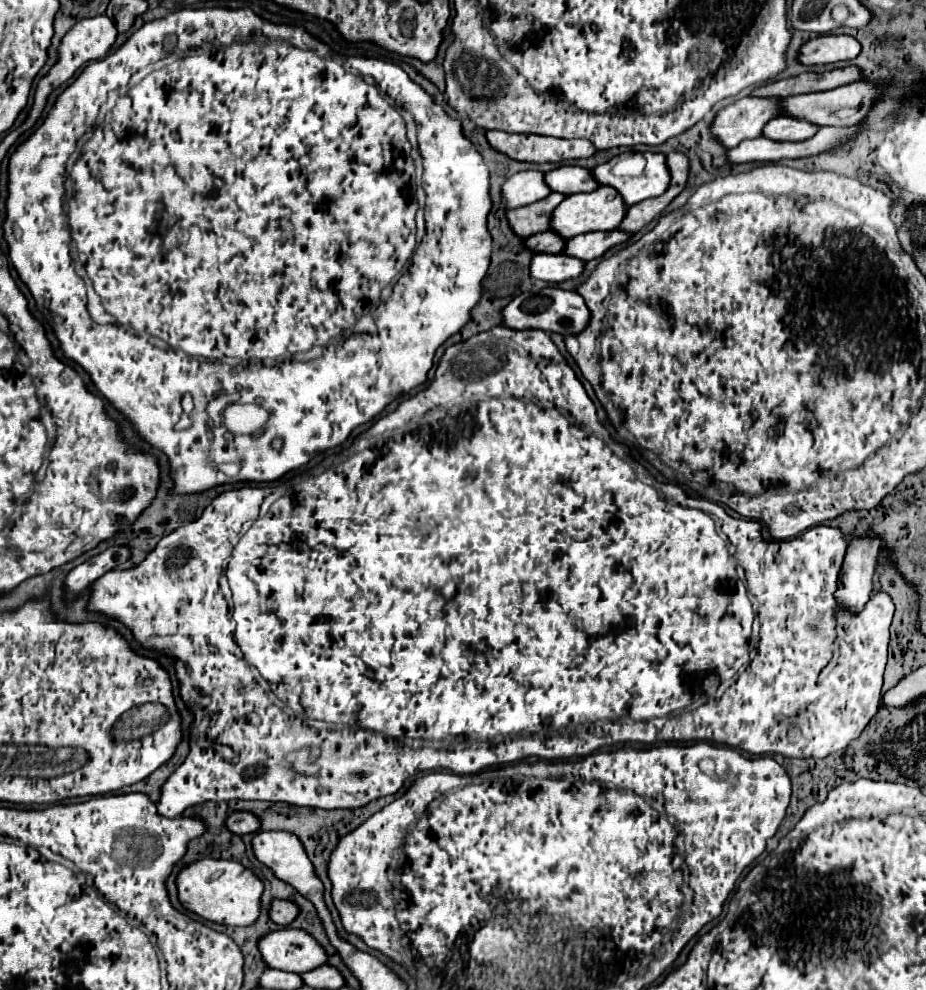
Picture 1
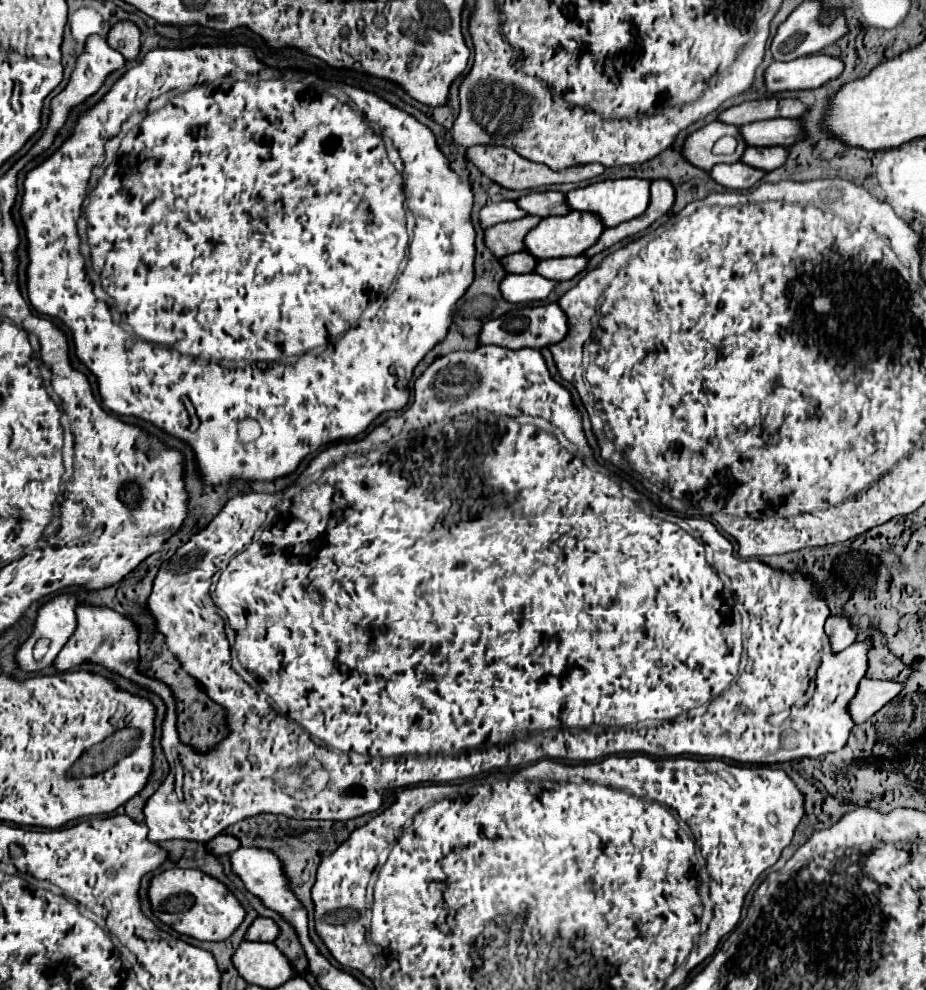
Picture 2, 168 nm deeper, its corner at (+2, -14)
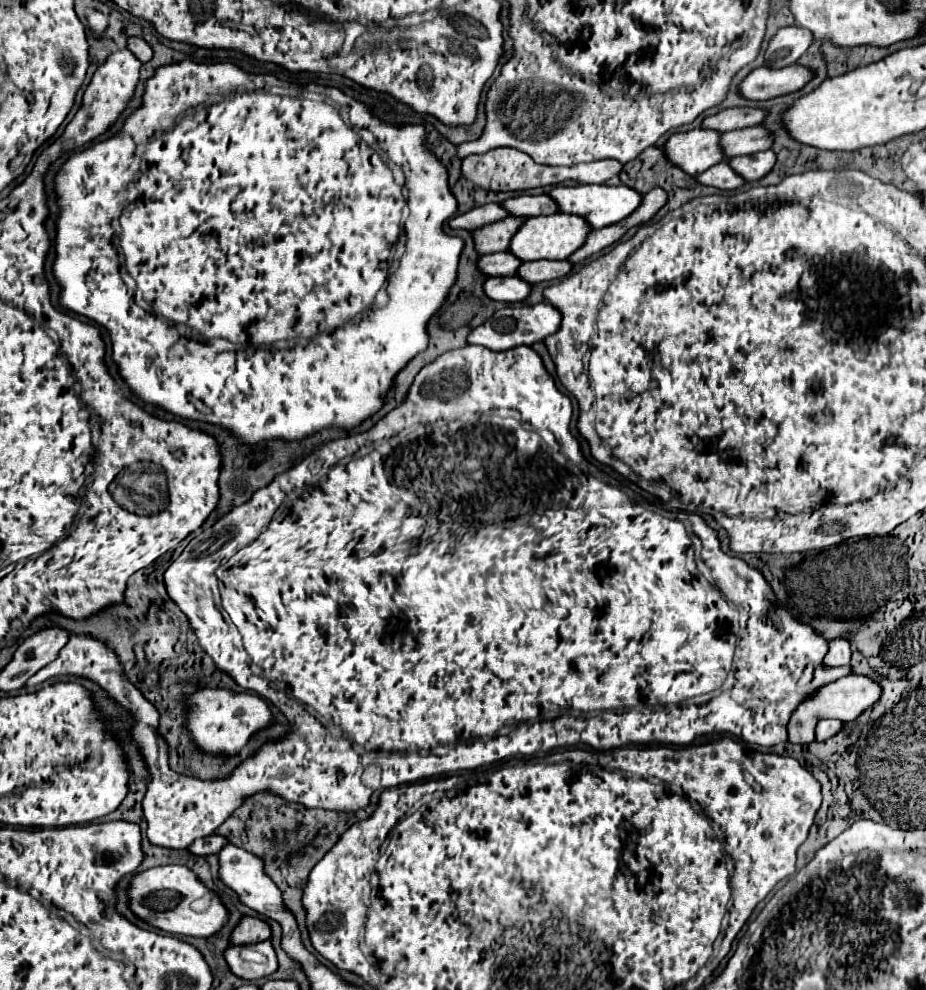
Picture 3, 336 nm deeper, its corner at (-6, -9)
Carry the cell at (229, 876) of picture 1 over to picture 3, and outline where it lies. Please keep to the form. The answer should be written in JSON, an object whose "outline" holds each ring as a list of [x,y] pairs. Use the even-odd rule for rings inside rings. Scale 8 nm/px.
{"outline":[[[165,865],[165,867],[153,867],[147,871],[141,871],[133,877],[129,899],[131,909],[135,915],[139,915],[143,921],[147,921],[153,927],[159,927],[167,933],[175,935],[193,935],[193,937],[211,937],[229,921],[227,907],[217,899],[211,903],[211,907],[203,913],[195,913],[191,909],[191,901],[203,897],[203,891],[209,891],[201,879],[183,865]]]}

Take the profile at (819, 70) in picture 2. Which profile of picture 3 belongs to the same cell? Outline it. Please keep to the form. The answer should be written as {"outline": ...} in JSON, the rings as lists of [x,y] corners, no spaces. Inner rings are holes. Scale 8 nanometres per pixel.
{"outline":[[[799,63],[783,69],[757,67],[741,83],[741,95],[755,101],[773,99],[773,97],[803,89],[813,77],[815,77],[815,71]]]}

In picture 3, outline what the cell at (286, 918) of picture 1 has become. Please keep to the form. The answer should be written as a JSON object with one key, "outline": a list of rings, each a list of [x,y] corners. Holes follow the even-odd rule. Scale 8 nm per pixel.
{"outline":[[[245,917],[231,933],[231,945],[251,945],[257,941],[267,941],[271,937],[271,927],[259,917]]]}

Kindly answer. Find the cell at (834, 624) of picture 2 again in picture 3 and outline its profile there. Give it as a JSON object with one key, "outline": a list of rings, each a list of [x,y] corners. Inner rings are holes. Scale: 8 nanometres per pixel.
{"outline":[[[831,639],[829,641],[829,653],[825,655],[825,665],[845,665],[851,659],[851,643],[847,639]]]}

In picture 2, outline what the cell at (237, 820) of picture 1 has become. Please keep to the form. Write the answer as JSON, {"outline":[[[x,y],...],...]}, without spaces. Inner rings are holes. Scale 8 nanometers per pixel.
{"outline":[[[219,834],[215,836],[209,844],[205,844],[207,852],[211,852],[213,856],[221,856],[221,854],[231,854],[239,848],[239,840],[233,840],[233,836],[229,834]]]}

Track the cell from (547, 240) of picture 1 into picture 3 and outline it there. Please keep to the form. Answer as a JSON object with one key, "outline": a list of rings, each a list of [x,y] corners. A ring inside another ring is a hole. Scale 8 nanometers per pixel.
{"outline":[[[505,251],[505,253],[491,253],[491,255],[481,255],[479,257],[479,269],[493,277],[493,275],[515,275],[517,273],[517,267],[521,265],[523,261],[517,259],[515,255],[511,255],[511,251]]]}

